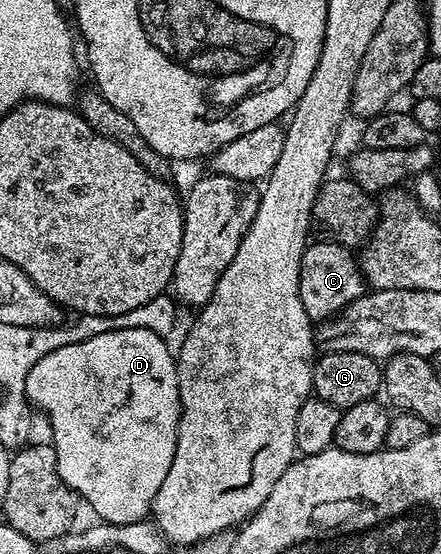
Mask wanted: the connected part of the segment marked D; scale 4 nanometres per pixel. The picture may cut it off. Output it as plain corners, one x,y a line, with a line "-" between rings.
149,329
113,330
112,333
100,334
88,341
77,342
76,345
63,346
53,353
41,358
27,378
26,399
42,415
47,416
52,424
52,445
57,458
57,470
64,482
74,490
76,497
83,500
96,512
98,519
104,524
132,524
138,520
148,519
152,511
157,490
161,490
161,482
165,482
165,474
169,474
169,466
173,466
173,454
177,450
179,437
179,416
183,412
179,397
179,369
176,357
167,349
168,341

